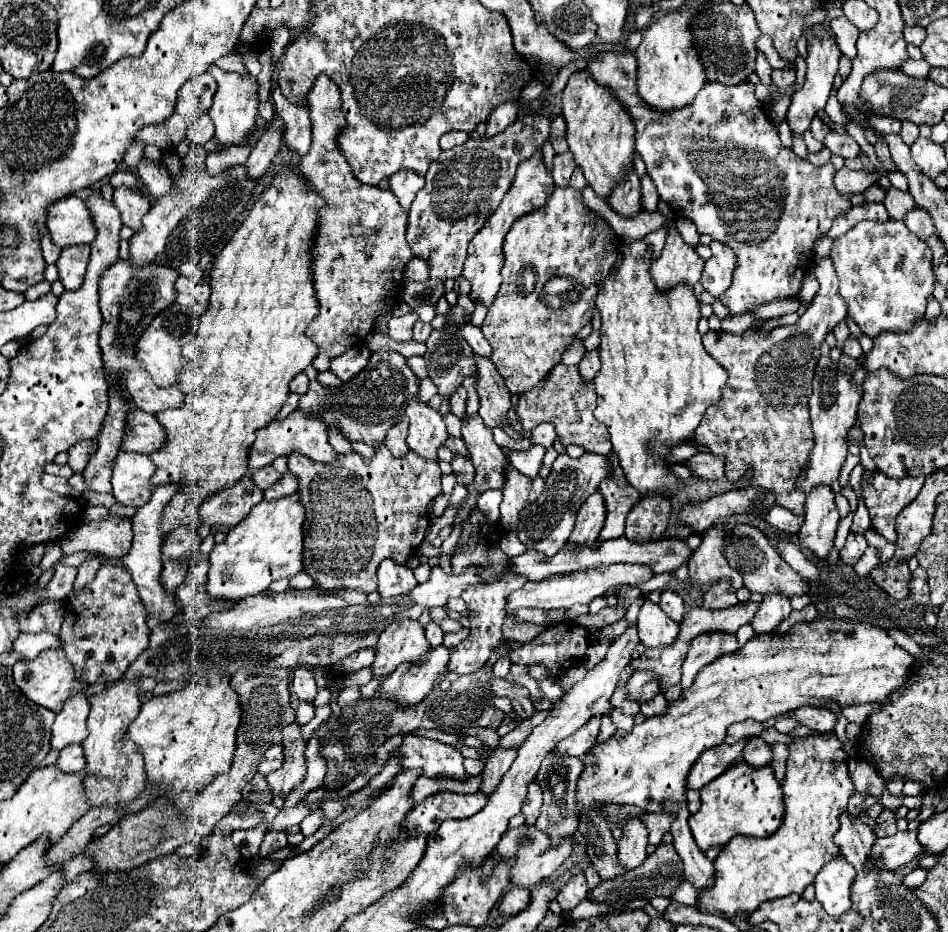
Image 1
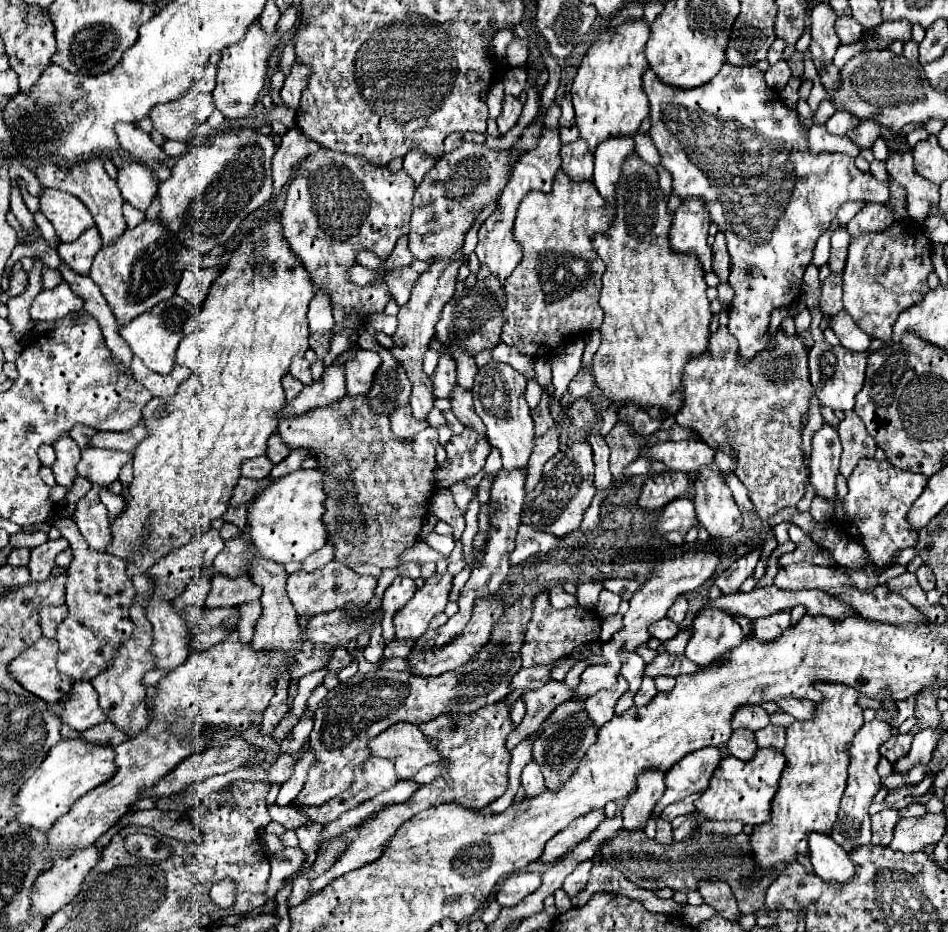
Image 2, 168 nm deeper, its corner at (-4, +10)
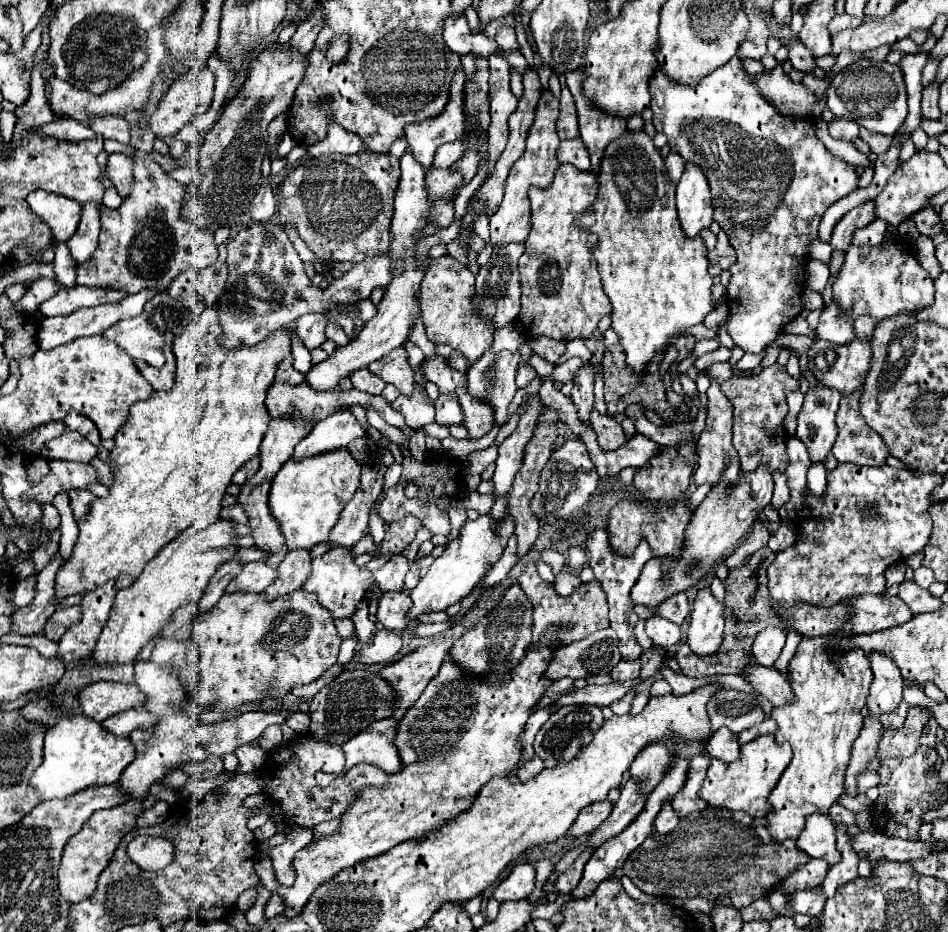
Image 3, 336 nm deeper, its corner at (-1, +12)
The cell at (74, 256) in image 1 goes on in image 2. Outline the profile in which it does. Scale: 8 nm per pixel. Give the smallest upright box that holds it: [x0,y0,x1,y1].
[57,227,101,275]

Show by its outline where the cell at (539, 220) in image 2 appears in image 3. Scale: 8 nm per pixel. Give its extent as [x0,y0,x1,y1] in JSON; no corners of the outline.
[518,165,612,341]

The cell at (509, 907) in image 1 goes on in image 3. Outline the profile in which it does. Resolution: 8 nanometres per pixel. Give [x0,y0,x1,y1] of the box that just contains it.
[494,863,536,901]

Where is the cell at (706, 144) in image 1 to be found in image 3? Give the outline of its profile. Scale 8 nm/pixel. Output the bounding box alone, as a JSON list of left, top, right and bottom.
[650,57,858,353]

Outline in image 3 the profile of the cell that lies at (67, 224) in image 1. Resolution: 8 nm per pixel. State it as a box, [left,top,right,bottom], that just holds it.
[26,189,82,241]

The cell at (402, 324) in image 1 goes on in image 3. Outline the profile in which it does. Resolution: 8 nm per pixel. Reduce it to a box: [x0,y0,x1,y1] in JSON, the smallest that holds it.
[354,299,376,323]

